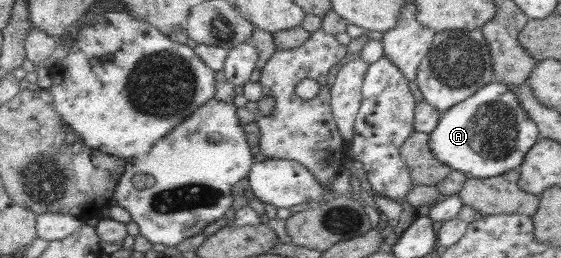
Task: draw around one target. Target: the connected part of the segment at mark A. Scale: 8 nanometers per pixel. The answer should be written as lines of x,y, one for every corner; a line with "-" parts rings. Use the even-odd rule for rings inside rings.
501,83
483,85
467,100
446,109
430,135
429,149
436,159
469,178
495,177
517,169
527,150
540,138
515,93

